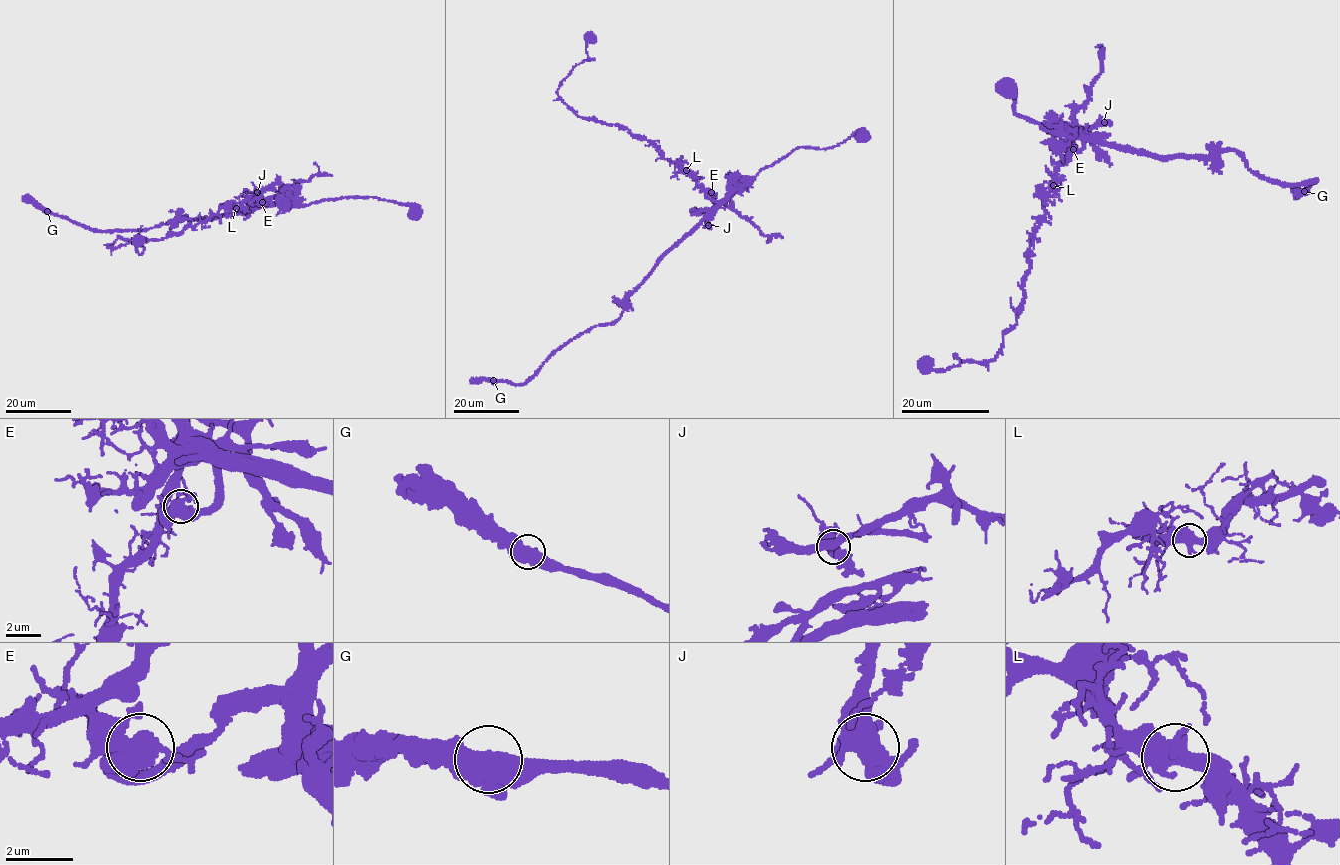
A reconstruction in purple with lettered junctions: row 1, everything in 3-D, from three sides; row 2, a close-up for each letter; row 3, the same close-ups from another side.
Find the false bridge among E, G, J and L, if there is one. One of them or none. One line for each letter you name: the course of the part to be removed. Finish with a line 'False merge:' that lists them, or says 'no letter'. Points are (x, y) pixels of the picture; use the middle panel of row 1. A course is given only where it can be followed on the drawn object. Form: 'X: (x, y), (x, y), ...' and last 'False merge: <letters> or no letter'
E: (712, 193), (643, 137), (617, 124), (580, 117), (557, 95), (574, 66), (593, 59), (586, 51), (592, 32)
False merge: E

